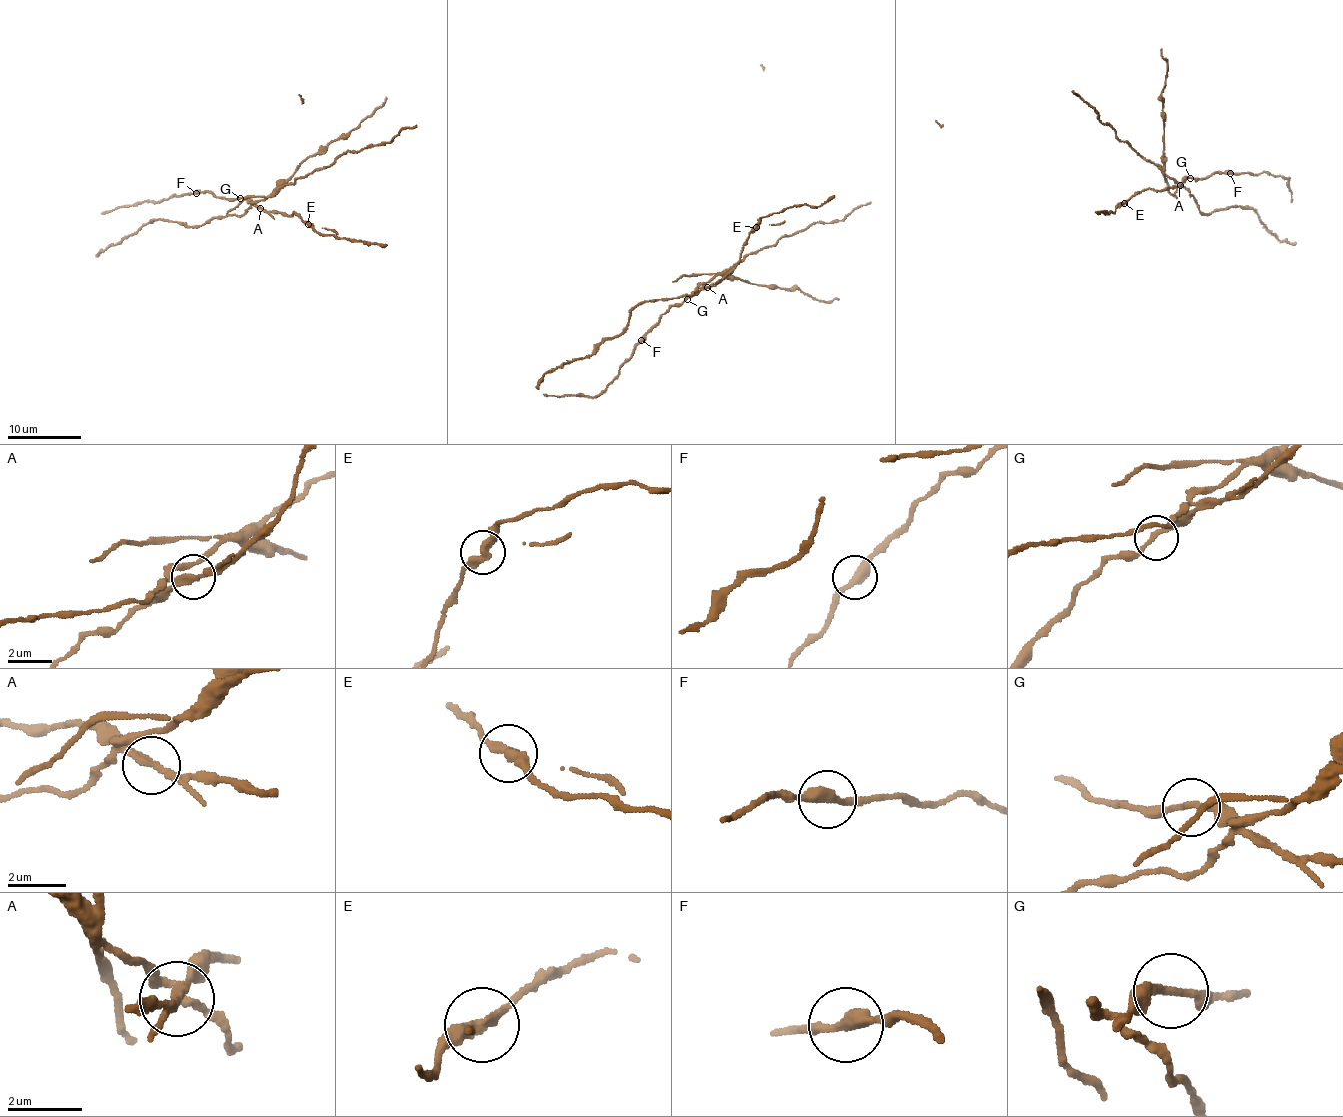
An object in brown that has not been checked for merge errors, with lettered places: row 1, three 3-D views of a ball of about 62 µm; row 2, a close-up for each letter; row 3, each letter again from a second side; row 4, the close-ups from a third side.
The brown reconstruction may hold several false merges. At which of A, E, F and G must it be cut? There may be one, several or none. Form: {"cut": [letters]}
{"cut": ["A", "E"]}

